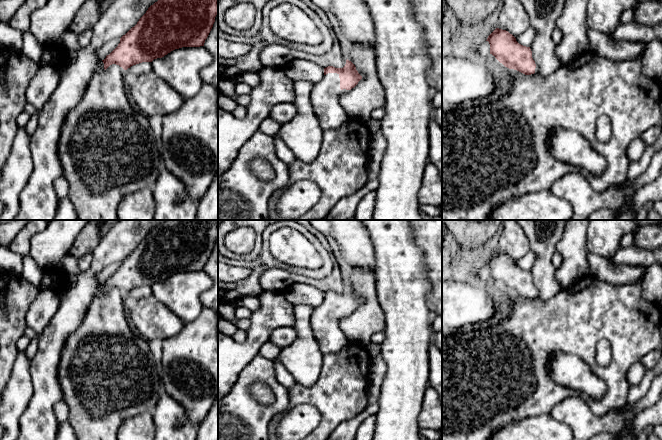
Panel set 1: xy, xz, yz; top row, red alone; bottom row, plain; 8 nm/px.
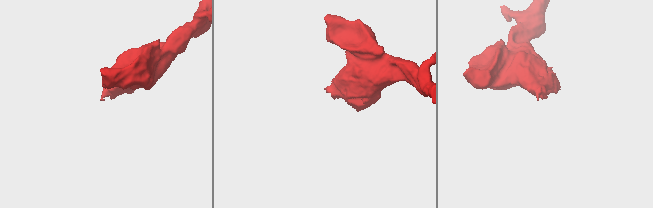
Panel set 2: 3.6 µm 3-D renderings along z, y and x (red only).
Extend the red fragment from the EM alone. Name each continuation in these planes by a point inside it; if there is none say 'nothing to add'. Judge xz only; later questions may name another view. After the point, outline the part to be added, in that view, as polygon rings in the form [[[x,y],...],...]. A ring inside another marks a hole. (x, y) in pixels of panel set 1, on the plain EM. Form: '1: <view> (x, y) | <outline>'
1: xz (324, 321) | [[[328,297],[314,308],[310,317],[313,335],[322,354],[339,352],[347,344],[347,337],[340,329],[340,319],[346,316],[340,313],[340,302],[337,297]]]

